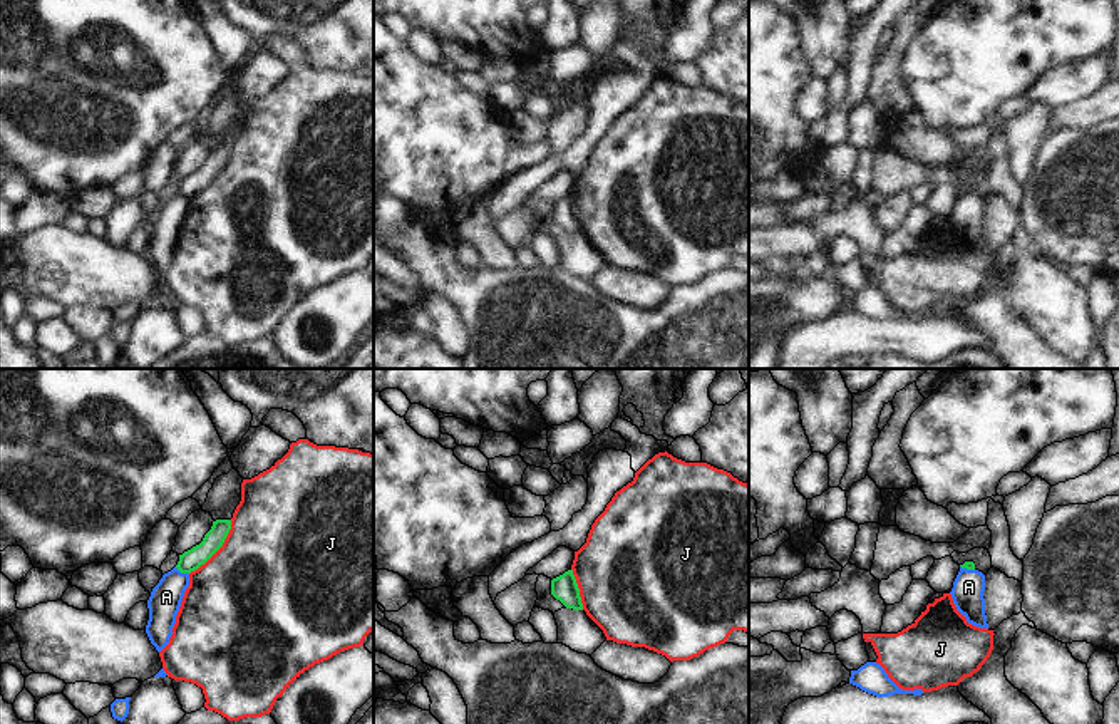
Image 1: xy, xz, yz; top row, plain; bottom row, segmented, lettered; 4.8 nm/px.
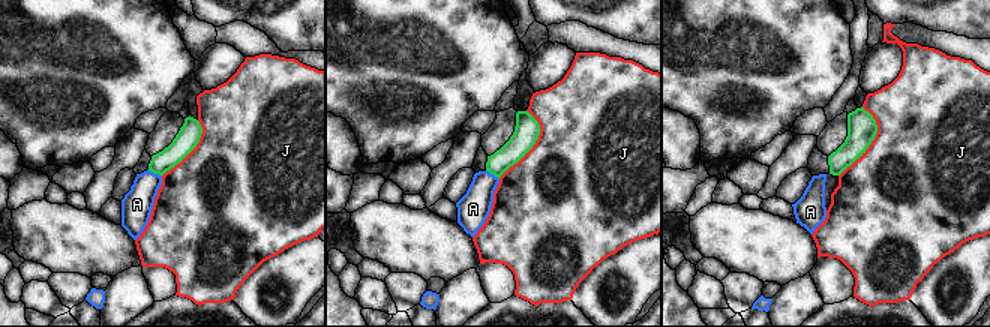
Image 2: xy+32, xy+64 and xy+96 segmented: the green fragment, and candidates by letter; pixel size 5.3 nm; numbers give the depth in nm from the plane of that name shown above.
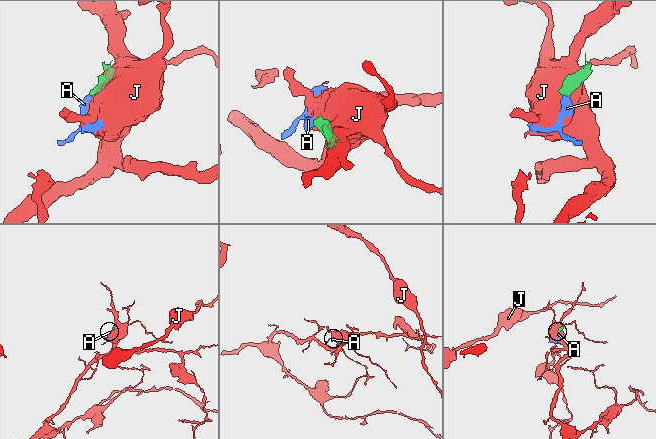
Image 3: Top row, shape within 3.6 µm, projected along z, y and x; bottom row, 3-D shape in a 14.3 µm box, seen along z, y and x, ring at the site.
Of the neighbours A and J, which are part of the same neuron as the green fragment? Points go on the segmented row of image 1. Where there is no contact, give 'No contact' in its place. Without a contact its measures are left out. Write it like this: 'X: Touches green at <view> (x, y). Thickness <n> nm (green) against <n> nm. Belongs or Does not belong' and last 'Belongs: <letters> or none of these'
A: Touches green at xy (181, 572). Thickness 100 nm (green) against 150 nm. Does not belong
J: Touches green at xy (218, 548). Thickness 100 nm (green) against 500 nm. Does not belong
Belongs: none of these.

